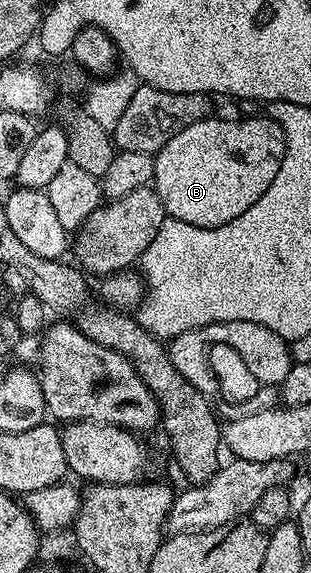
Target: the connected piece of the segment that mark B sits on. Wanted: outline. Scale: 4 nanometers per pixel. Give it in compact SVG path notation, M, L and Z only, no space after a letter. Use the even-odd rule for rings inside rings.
M268 115L237 120L210 118L179 130L153 156L151 186L159 194L166 217L200 228L223 226L247 206L263 198L263 190L275 182L285 157L285 131Z

